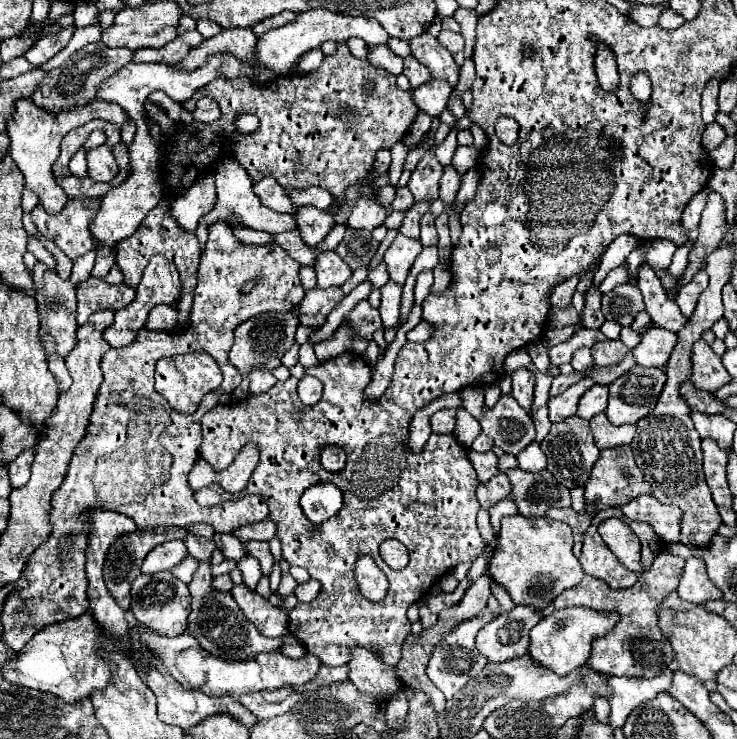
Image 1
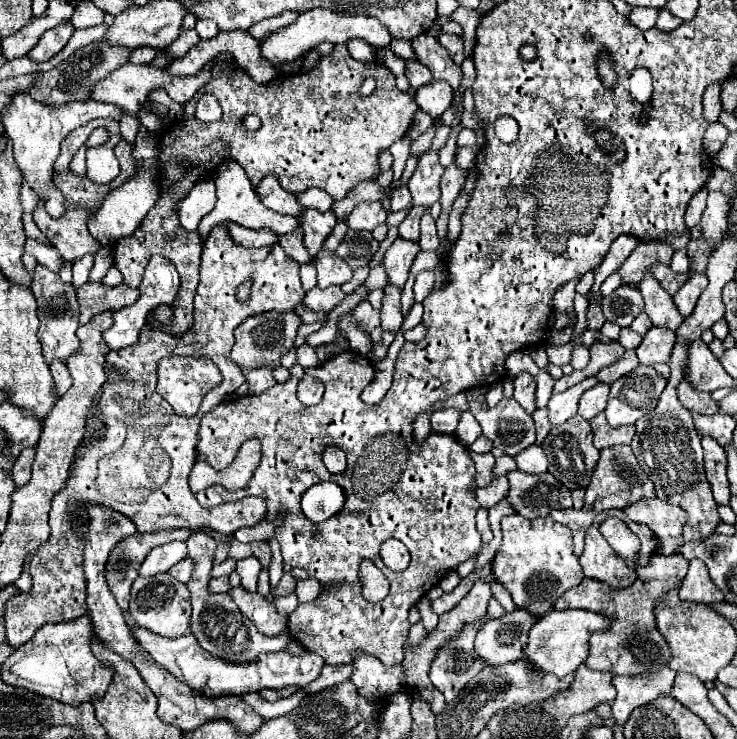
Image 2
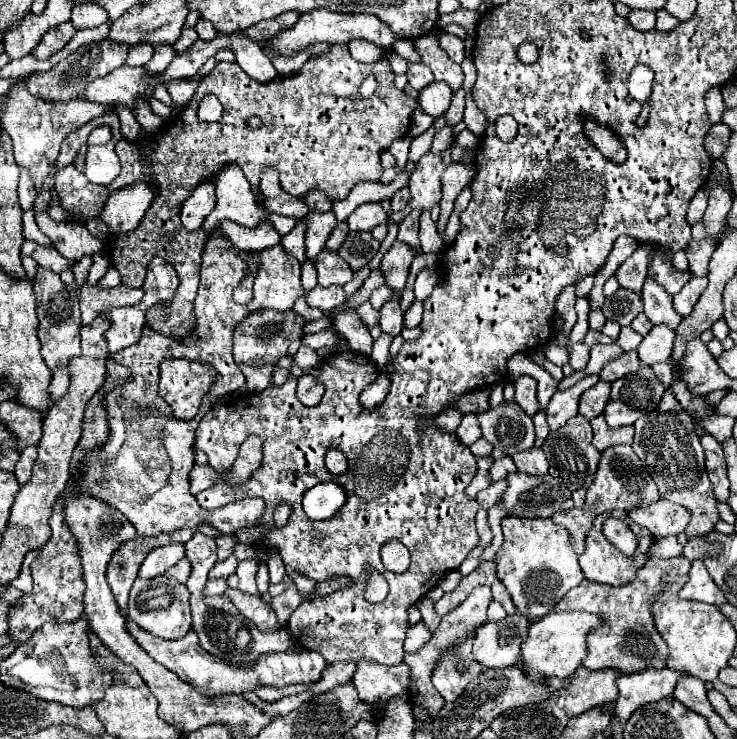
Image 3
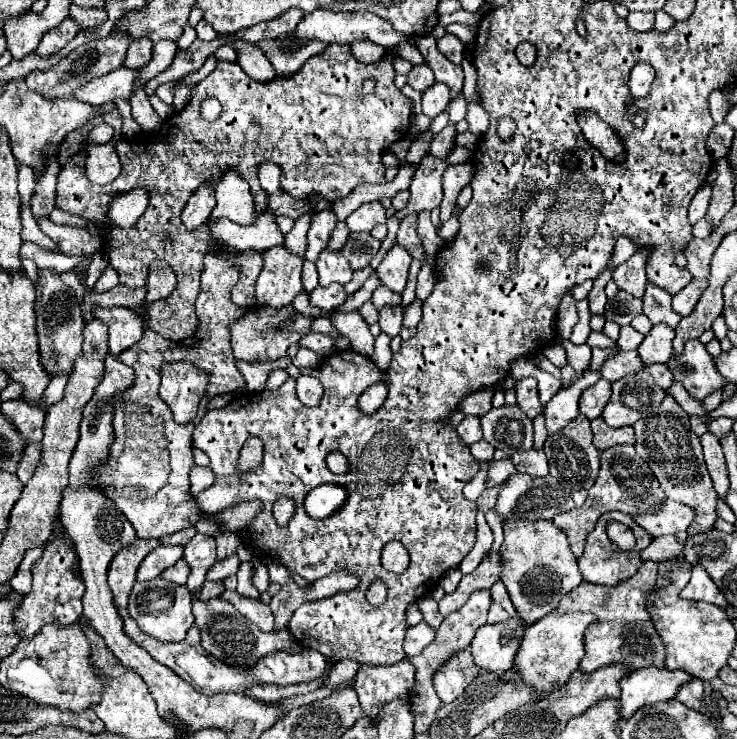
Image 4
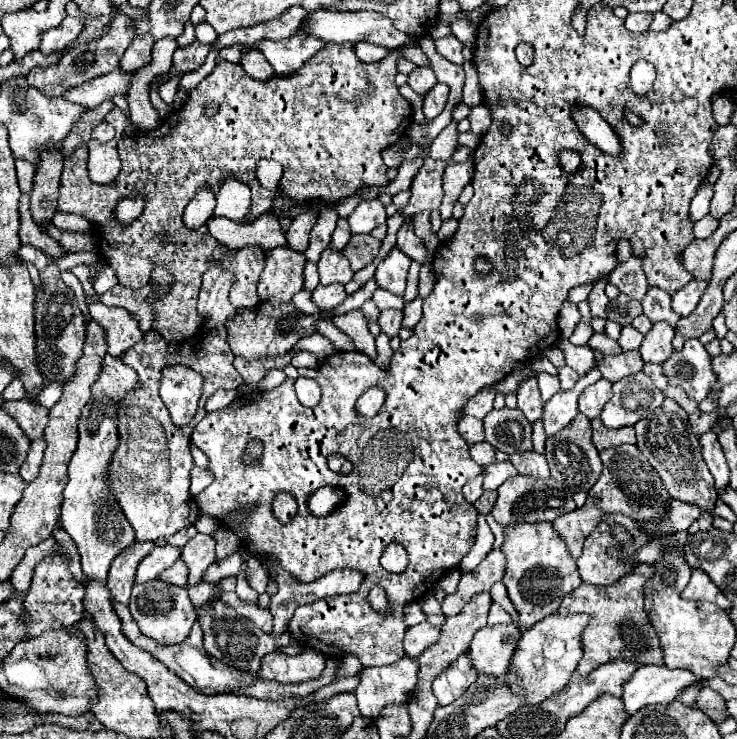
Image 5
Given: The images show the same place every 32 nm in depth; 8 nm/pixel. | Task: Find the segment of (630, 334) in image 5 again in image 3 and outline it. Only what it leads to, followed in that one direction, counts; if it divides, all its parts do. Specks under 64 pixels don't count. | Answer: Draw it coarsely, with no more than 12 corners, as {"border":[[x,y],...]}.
{"border":[[630,326],[620,330],[616,342],[624,350],[636,350],[642,336]]}

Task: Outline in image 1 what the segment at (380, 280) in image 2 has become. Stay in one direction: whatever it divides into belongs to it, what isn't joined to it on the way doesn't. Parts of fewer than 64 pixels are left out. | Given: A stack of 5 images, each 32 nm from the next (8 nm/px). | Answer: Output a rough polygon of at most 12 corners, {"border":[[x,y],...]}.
{"border":[[382,262],[370,270],[368,280],[374,288],[388,282],[388,266]]}

